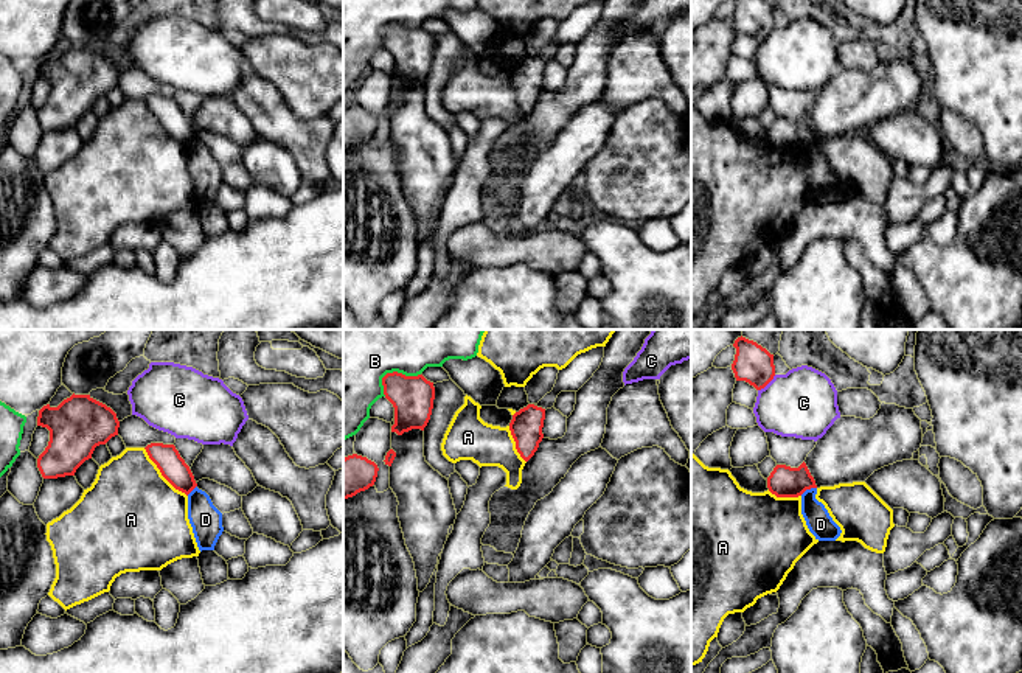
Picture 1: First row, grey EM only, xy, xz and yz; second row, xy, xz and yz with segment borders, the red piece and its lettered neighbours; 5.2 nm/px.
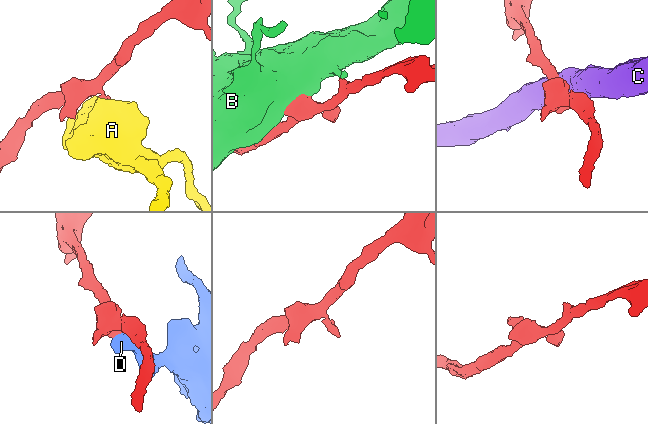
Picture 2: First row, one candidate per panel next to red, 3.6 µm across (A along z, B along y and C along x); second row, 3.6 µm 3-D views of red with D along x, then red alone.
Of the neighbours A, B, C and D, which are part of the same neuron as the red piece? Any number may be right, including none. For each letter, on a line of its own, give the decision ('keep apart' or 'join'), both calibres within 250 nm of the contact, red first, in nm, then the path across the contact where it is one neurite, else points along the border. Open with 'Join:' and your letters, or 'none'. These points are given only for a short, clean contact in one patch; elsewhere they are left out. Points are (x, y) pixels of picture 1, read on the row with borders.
Join: none
A: keep apart; 140 nm thick on the red side, 500 nm on the other; border along xy (143, 448), (159, 471), (187, 496)
B: keep apart; 220 nm thick on the red side, 480 nm on the other
C: keep apart; 200 nm thick on the red side, 360 nm on the other; border along yz (775, 375), (758, 390)
D: keep apart; 160 nm thick on the red side, 140 nm on the other; border along yz (816, 487), (806, 488), (800, 495)

